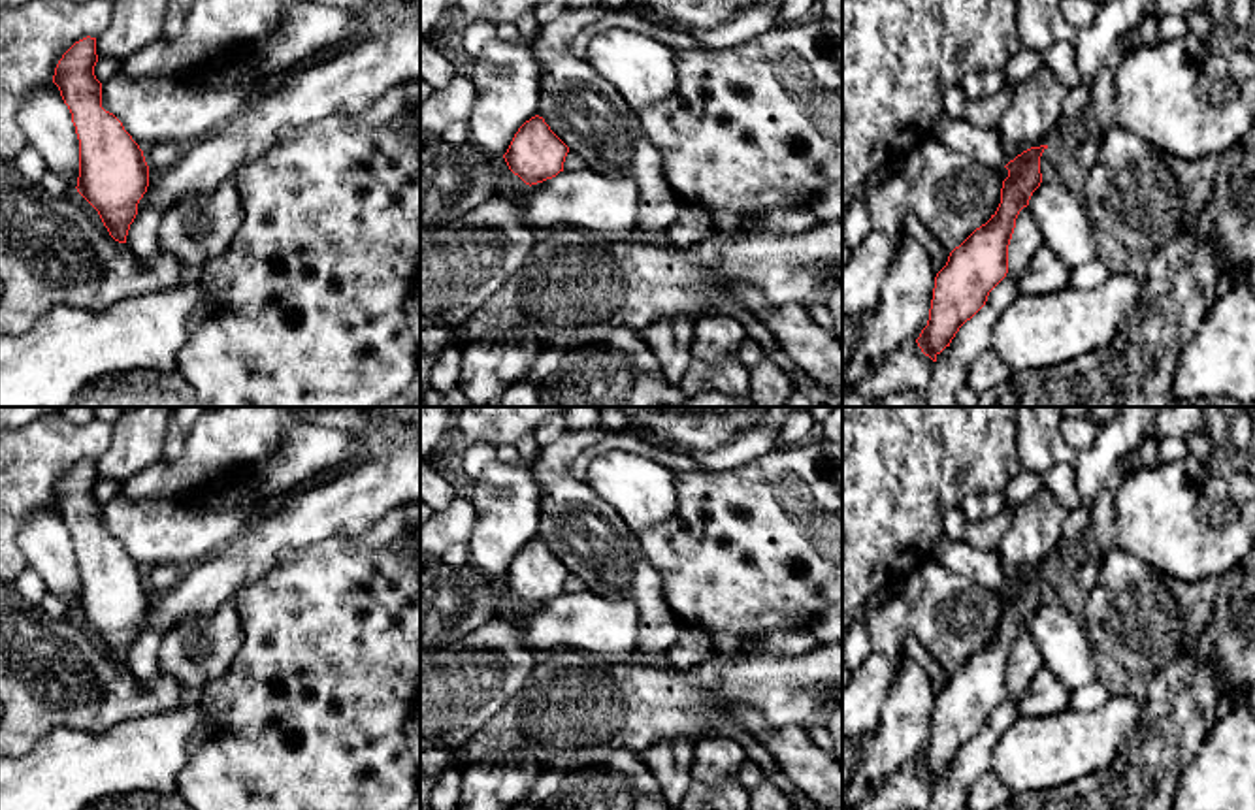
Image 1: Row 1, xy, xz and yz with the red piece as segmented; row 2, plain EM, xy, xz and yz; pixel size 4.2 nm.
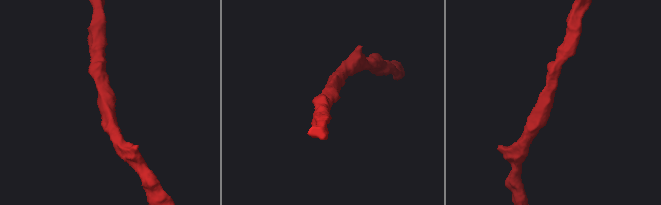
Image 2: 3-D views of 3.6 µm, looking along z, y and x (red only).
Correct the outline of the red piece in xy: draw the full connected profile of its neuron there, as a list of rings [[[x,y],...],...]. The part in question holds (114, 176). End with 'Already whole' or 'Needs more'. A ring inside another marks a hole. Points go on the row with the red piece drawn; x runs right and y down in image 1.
[[[87,36],[62,55],[53,83],[72,113],[79,139],[75,188],[98,211],[109,235],[126,243],[138,203],[149,186],[149,166],[122,122],[102,107],[96,62],[96,38]]]. Already whole

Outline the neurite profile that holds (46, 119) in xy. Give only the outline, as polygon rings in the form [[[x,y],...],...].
[[[53,85],[28,98],[19,126],[26,145],[41,154],[49,171],[79,177],[79,139],[72,113]]]

